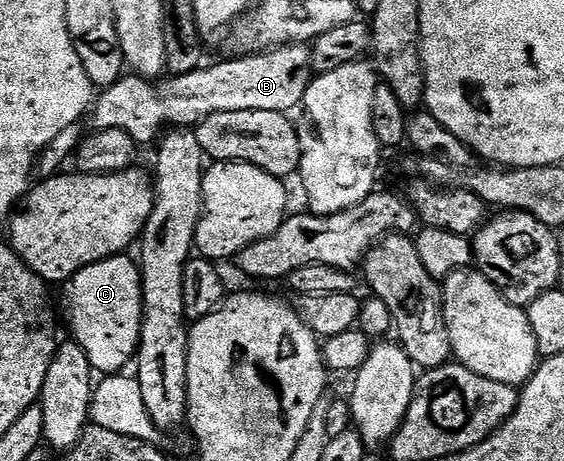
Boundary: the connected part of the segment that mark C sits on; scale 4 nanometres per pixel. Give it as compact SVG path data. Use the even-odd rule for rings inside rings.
M127 254L115 255L87 265L67 280L62 287L69 310L69 326L72 339L82 347L89 357L92 369L100 375L122 373L138 353L140 328L143 317L143 280L138 263Z

